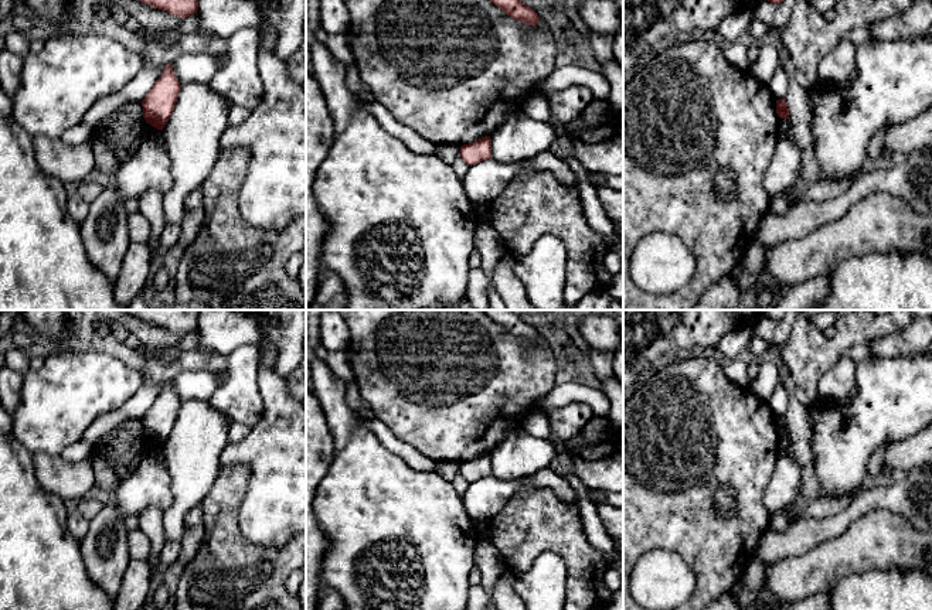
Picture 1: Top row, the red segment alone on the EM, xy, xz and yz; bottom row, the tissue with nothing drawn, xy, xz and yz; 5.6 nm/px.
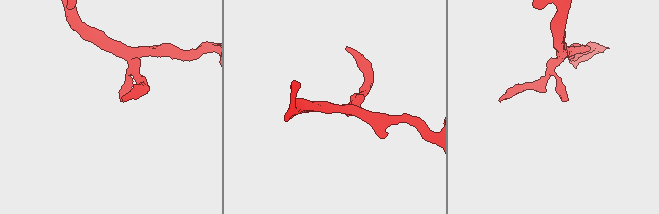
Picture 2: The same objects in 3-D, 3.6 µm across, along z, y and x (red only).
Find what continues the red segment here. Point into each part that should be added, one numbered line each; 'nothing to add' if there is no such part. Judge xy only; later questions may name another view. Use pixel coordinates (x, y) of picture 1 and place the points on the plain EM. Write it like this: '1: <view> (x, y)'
nothing to add

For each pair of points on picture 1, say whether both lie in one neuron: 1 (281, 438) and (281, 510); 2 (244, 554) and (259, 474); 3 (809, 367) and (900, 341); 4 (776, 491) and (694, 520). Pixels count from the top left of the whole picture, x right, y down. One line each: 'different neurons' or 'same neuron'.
1: same neuron
2: different neurons
3: different neurons
4: different neurons

